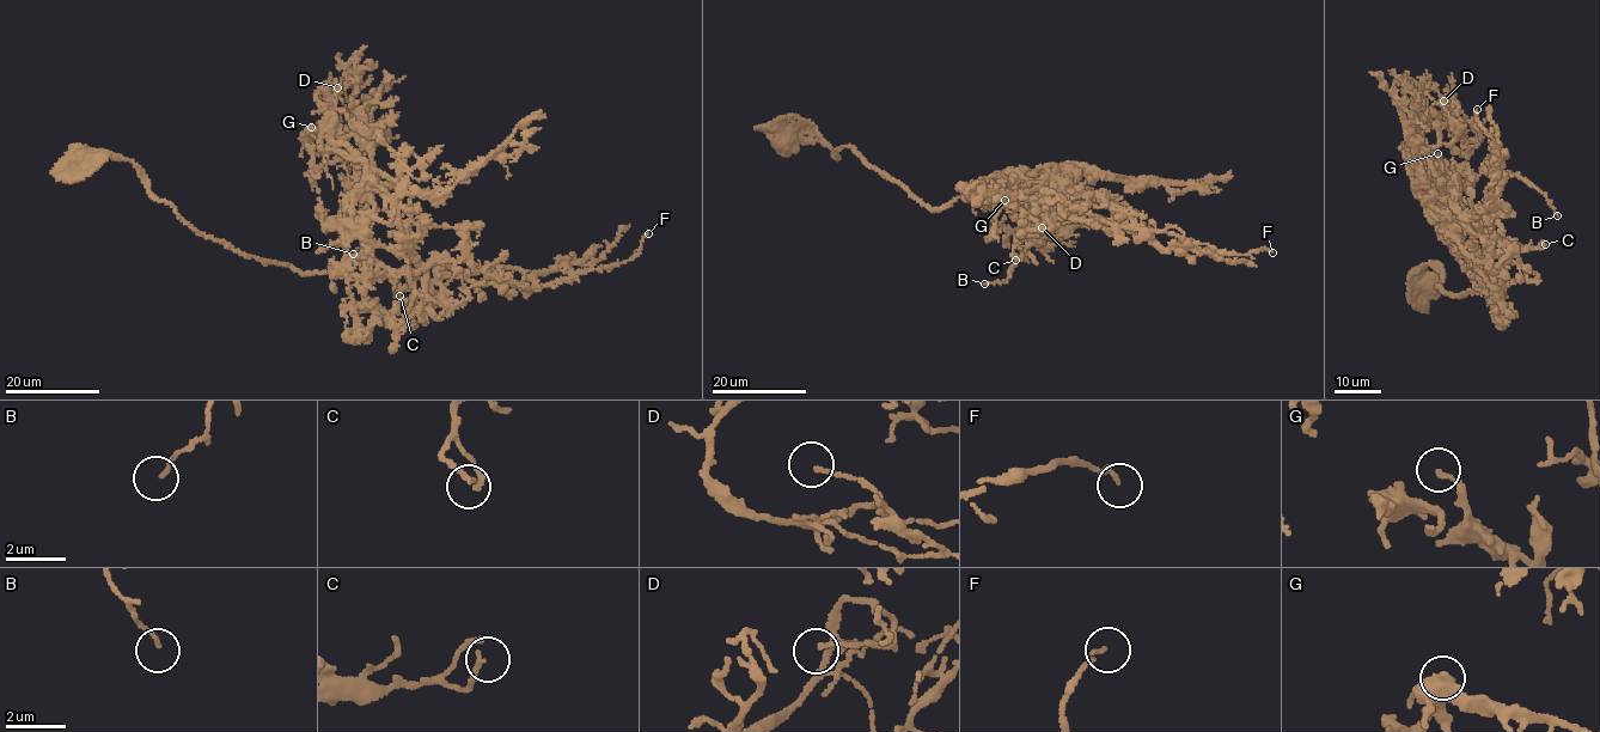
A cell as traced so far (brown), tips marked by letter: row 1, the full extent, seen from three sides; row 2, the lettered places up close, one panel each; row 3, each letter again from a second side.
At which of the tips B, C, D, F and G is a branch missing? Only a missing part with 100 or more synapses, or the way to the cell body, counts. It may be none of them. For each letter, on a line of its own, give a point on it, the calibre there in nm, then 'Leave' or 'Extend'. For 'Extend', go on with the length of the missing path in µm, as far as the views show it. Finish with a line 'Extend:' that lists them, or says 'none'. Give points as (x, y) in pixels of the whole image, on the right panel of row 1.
B: Place: (1557, 215). Thickness 120 nm. Leave
C: Place: (1545, 244). Thickness 170 nm. Leave
D: Place: (1443, 101). Thickness 140 nm. Leave
F: Place: (1477, 109). Thickness 100 nm. Leave
G: Place: (1437, 153). Thickness 170 nm. Leave
Extend: none

